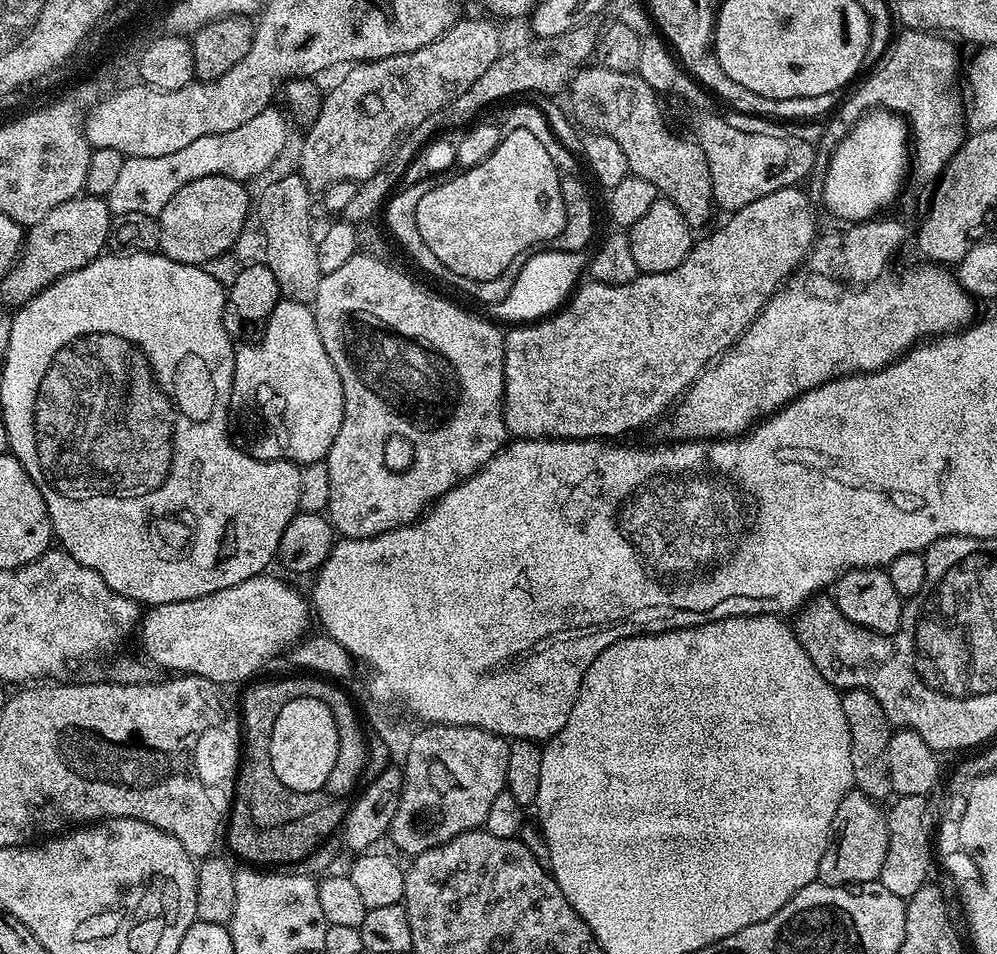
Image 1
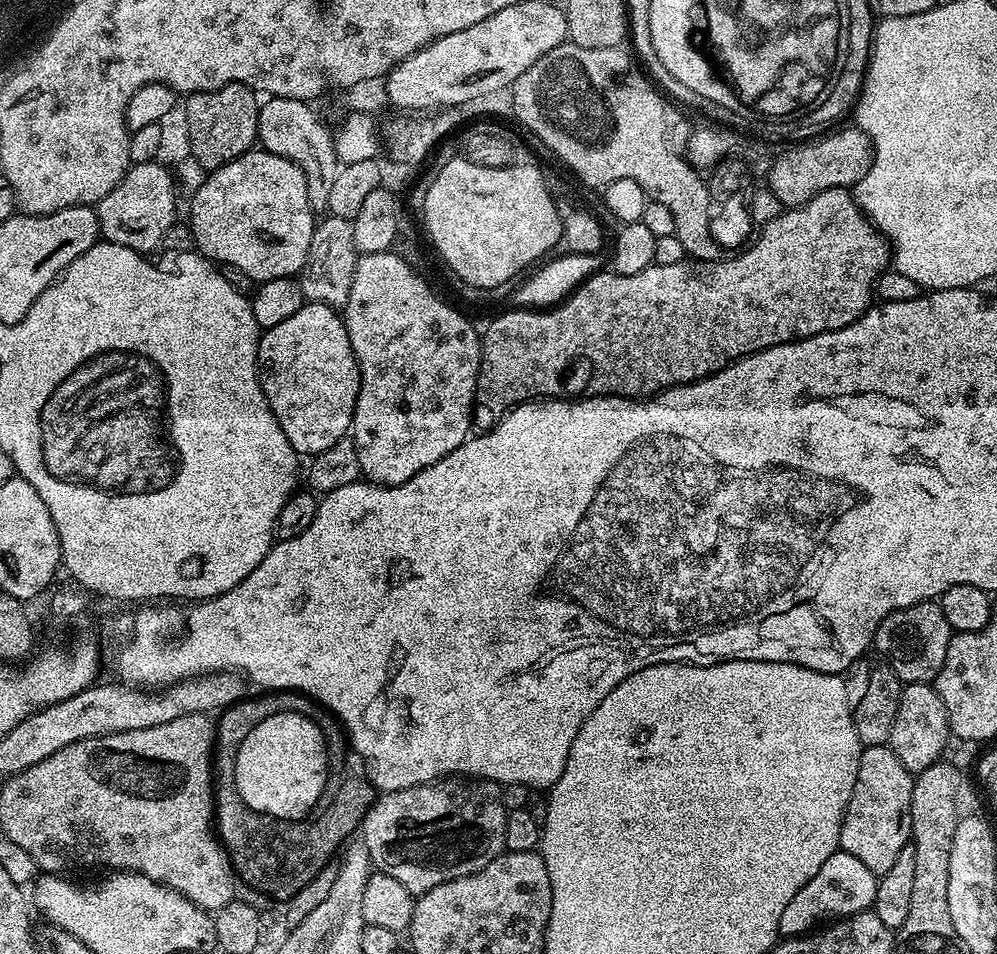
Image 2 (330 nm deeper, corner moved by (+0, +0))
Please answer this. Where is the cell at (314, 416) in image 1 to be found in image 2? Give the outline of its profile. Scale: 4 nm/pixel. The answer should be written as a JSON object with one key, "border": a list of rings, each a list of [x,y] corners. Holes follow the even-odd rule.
{"border":[[[305,302],[298,314],[290,314],[286,322],[278,322],[278,326],[267,329],[261,335],[256,356],[268,356],[274,360],[270,362],[274,368],[270,368],[270,372],[276,372],[274,382],[260,384],[274,418],[278,418],[278,426],[282,426],[282,434],[290,438],[290,446],[296,453],[311,458],[349,435],[360,393],[360,367],[356,365],[356,355],[350,346],[350,334],[344,325],[343,315],[335,307]]]}

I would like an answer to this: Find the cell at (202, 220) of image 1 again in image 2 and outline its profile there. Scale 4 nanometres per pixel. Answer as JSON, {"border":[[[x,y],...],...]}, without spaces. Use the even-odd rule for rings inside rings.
{"border":[[[263,150],[243,152],[226,166],[211,169],[190,200],[190,223],[201,256],[220,266],[236,266],[257,282],[302,272],[318,220],[310,206],[306,174],[294,162]]]}

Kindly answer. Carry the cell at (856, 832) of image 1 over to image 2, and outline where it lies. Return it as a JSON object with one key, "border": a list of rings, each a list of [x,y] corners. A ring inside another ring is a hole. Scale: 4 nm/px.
{"border":[[[880,744],[865,747],[861,751],[858,778],[854,782],[854,790],[840,827],[840,848],[858,858],[863,866],[875,874],[890,870],[898,854],[902,854],[902,846],[909,844],[912,839],[910,794],[913,779],[913,773],[902,766],[891,747]]]}

